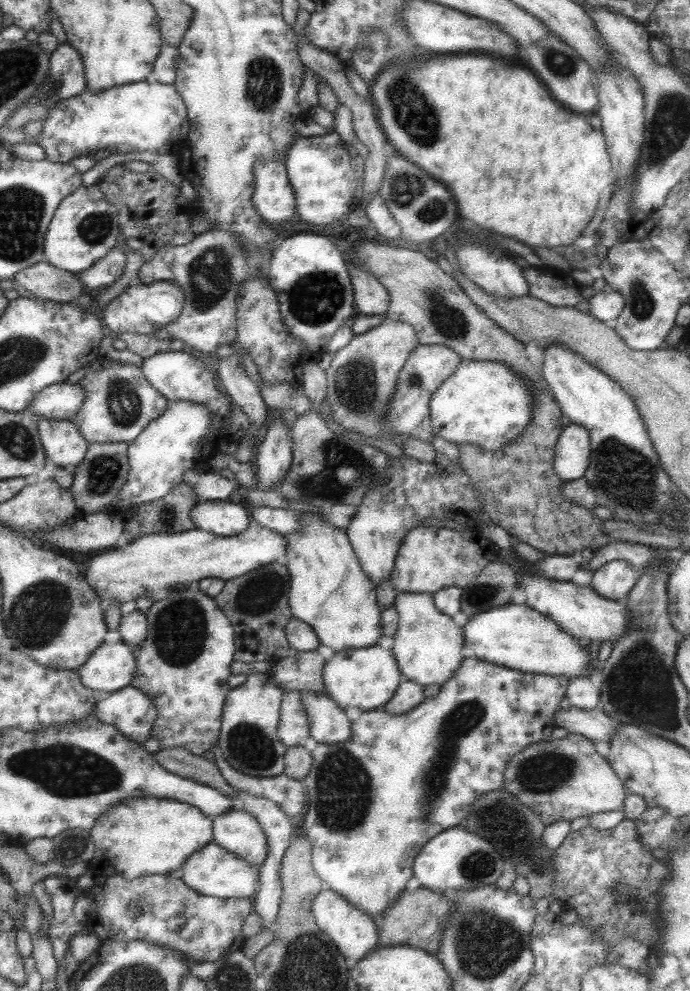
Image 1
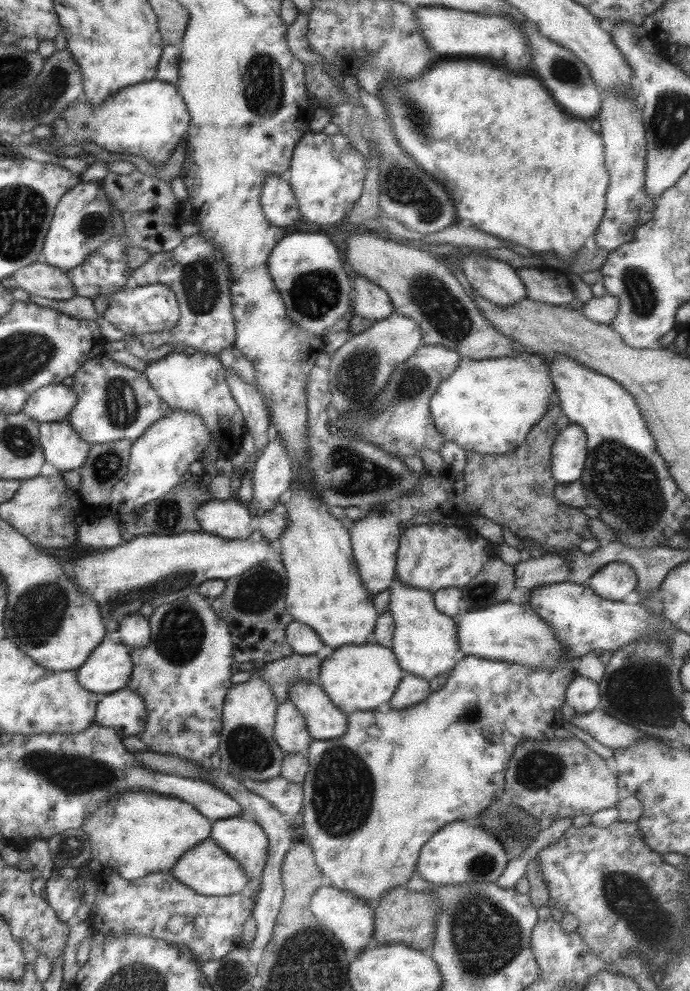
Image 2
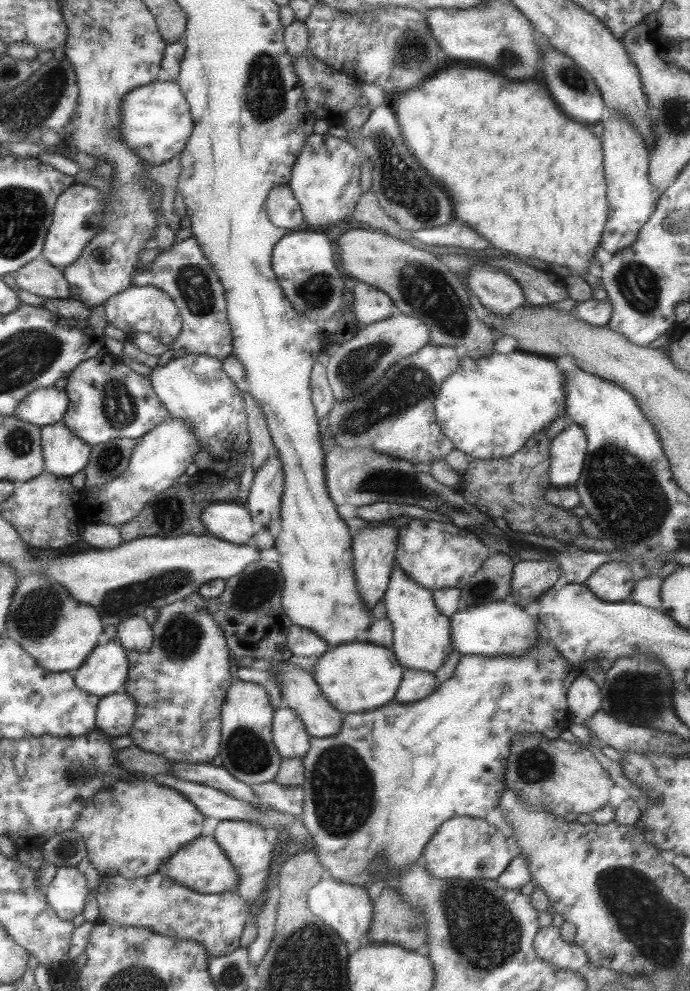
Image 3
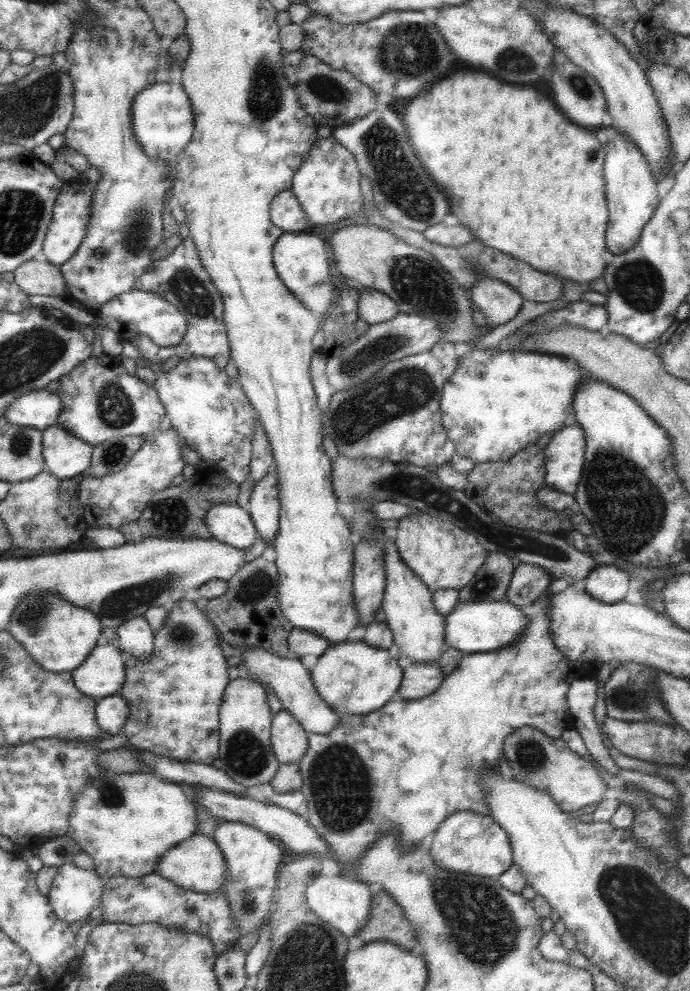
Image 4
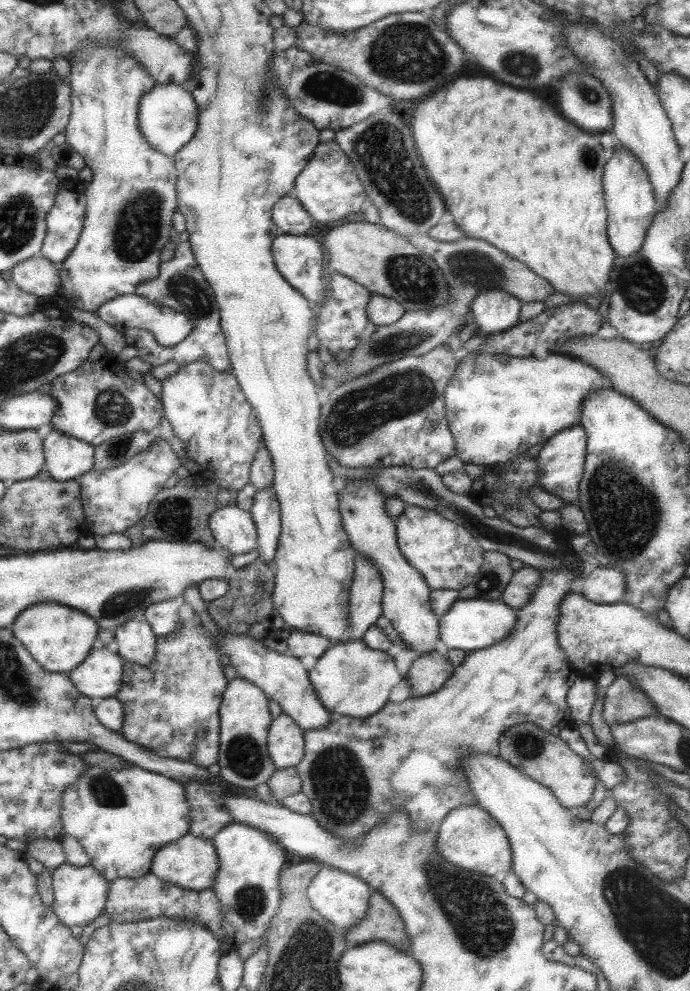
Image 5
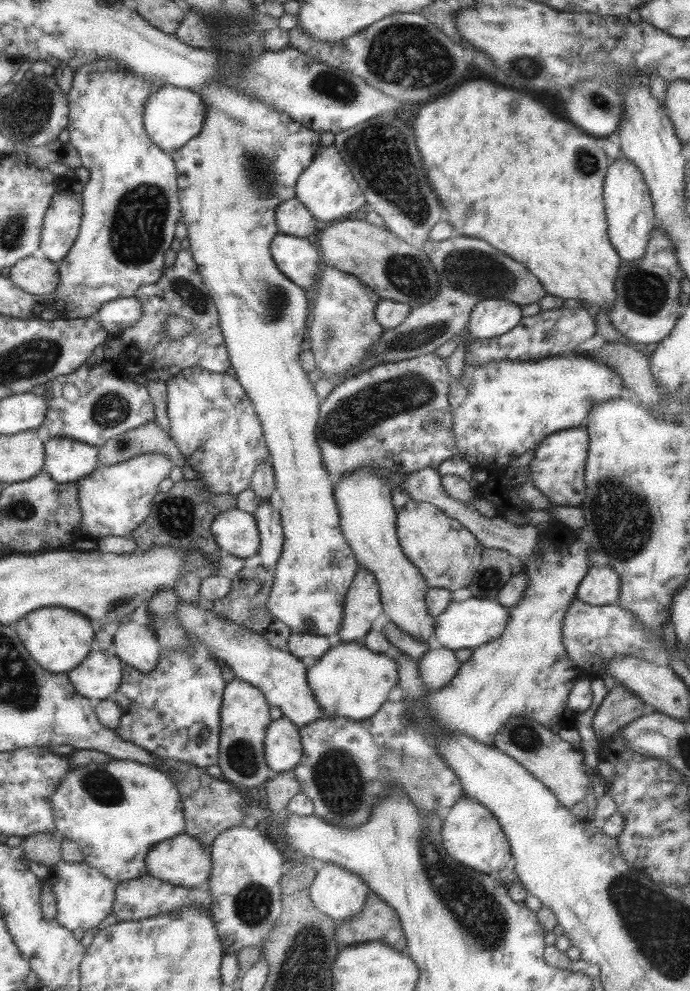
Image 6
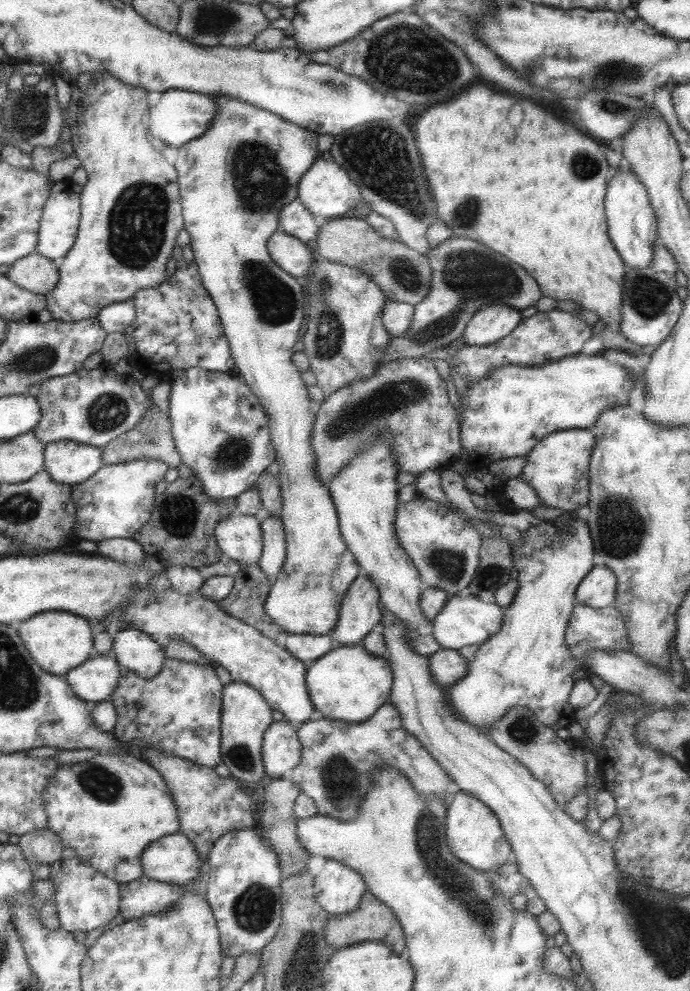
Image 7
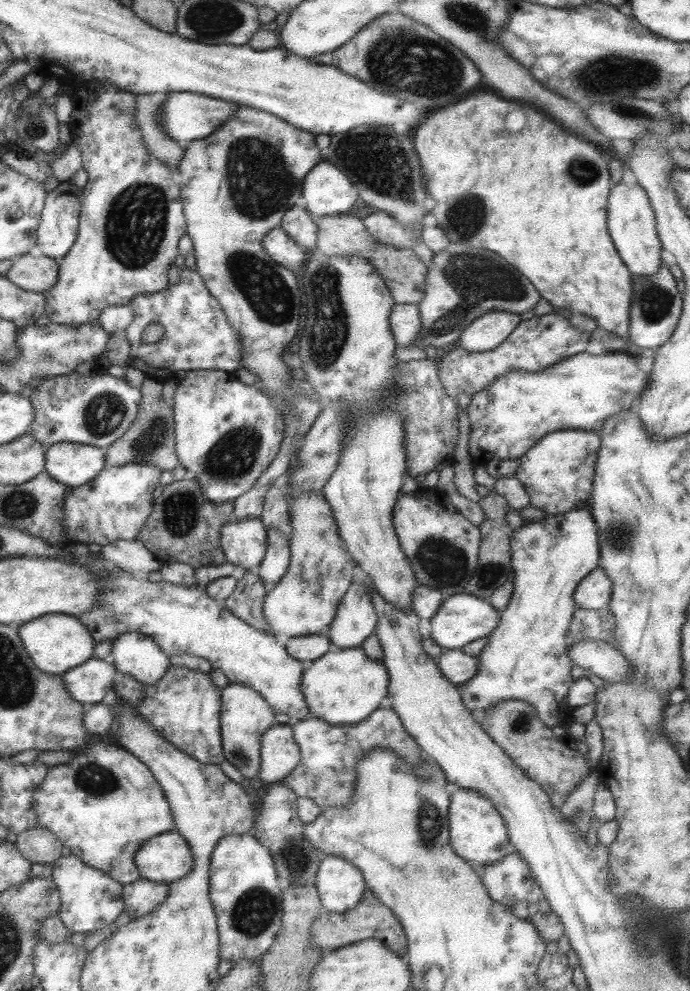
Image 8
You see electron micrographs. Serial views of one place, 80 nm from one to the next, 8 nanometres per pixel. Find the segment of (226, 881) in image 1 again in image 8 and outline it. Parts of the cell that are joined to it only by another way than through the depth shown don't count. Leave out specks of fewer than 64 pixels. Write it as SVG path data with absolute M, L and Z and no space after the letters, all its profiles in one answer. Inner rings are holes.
M171 830L144 840L135 850L133 862L140 878L168 884L187 874L192 858L188 844Z

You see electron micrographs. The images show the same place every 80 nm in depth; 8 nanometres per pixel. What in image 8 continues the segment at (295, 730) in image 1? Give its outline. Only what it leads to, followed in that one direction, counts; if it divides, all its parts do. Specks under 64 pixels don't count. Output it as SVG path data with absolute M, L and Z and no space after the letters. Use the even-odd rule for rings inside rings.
M272 725L260 738L260 763L256 775L265 785L279 783L298 765L299 759L292 727Z

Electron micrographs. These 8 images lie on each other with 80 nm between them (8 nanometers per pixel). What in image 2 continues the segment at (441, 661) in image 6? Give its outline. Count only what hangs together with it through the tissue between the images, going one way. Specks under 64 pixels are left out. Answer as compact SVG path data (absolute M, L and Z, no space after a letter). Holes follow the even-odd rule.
M403 674L393 696L386 703L387 708L401 710L421 702L430 693L430 684L420 676Z

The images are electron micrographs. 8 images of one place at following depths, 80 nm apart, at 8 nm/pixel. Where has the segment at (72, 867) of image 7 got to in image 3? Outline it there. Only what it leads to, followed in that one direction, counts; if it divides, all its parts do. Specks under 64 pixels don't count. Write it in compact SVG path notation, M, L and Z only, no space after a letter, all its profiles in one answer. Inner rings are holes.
M56 867L51 882L42 889L46 903L59 919L71 921L81 913L90 889L81 873L65 867Z

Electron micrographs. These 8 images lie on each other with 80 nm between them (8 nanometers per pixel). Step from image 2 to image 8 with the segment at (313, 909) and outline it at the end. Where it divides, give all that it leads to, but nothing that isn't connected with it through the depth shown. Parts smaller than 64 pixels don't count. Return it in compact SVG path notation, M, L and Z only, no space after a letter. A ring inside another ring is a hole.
M336 856L320 860L313 885L321 908L337 914L354 907L366 889L359 869Z

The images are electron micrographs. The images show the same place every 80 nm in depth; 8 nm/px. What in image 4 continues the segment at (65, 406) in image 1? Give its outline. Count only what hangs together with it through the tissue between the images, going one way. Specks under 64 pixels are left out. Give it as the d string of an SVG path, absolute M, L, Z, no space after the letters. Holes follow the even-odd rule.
M44 388L37 389L18 395L4 410L2 417L11 426L28 426L42 430L55 424L61 405L57 393Z

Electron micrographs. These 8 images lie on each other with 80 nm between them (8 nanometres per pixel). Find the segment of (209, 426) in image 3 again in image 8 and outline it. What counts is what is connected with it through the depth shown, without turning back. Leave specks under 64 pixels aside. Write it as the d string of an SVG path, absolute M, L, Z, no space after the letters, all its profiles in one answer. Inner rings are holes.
M189 370L180 373L171 399L174 422L174 452L187 477L199 485L202 498L213 505L233 502L251 488L273 457L283 440L284 422L276 404L254 385L238 381L233 373L222 370Z

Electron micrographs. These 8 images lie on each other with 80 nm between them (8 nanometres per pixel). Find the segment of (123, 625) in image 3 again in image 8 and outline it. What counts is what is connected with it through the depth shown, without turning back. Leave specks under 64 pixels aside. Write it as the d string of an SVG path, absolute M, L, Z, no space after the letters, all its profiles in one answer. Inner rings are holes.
M120 634L111 643L110 653L117 675L126 674L139 684L155 685L170 665L169 657L143 634Z

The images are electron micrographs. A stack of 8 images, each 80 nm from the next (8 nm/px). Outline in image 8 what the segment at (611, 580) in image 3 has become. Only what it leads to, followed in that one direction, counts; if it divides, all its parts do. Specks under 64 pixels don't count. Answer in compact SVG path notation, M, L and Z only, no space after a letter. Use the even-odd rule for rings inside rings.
M596 567L583 578L572 594L575 608L583 610L599 610L608 606L611 592L611 581Z

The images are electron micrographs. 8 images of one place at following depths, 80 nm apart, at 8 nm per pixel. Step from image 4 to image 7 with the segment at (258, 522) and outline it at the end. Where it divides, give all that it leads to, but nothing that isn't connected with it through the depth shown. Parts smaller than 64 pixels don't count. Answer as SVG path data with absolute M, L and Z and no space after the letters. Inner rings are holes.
M260 514L259 521L262 549L255 563L272 584L275 582L275 577L279 575L285 558L284 530L280 519L271 517L271 515Z

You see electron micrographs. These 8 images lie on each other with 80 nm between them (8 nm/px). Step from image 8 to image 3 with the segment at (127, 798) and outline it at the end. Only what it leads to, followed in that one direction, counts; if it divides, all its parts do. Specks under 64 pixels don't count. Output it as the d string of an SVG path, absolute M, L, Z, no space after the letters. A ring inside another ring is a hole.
M151 778L131 779L130 781L115 781L109 788L101 789L95 793L88 801L83 803L82 809L78 812L78 817L73 821L72 830L74 830L83 841L86 857L89 862L93 865L93 868L97 870L99 880L102 876L119 875L123 878L137 878L146 877L147 875L153 874L166 862L167 858L171 856L175 851L178 851L183 845L194 840L201 834L201 822L203 816L195 808L194 804L191 804L180 792L173 790L169 787L158 785Z

